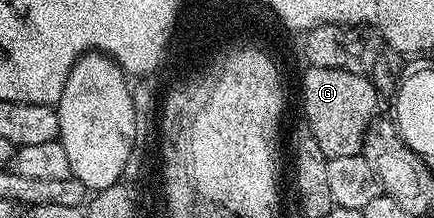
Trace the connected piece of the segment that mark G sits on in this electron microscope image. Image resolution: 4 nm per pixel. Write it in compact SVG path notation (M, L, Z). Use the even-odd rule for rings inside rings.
M309 66L302 77L302 109L310 124L309 136L320 143L327 159L340 155L359 155L368 127L379 116L380 96L369 76L332 67Z

